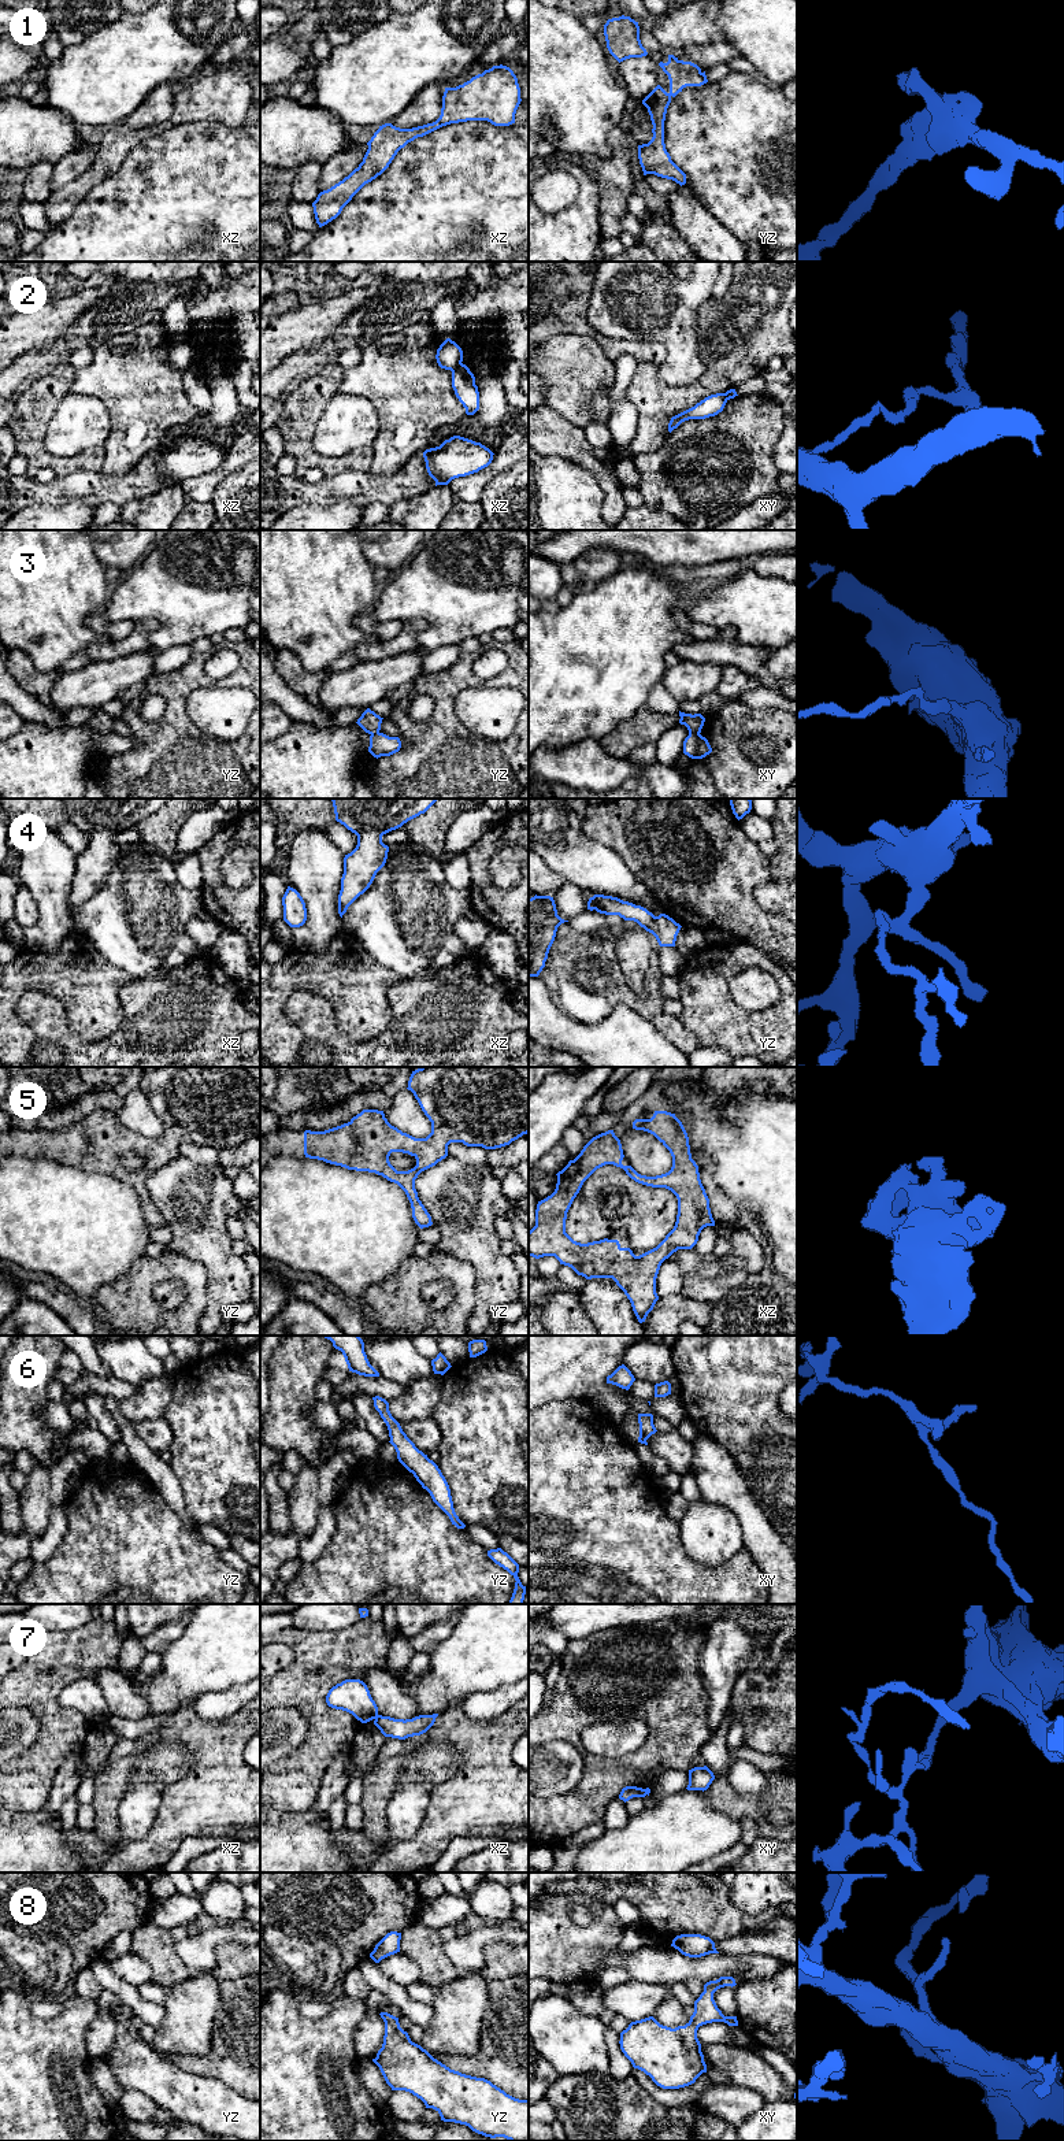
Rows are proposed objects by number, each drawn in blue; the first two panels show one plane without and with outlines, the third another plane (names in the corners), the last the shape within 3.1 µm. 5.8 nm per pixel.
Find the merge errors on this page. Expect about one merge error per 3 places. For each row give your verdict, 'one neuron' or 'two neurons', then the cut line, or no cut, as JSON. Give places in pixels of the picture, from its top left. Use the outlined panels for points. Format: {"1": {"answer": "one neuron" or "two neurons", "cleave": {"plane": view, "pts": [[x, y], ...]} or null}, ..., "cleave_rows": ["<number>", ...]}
{"1": {"answer": "one neuron", "cleave": null}, "2": {"answer": "two neurons", "cleave": {"plane": "xz", "pts": [[462, 363], [452, 371]]}}, "3": {"answer": "two neurons", "cleave": {"plane": "xy", "pts": [[689, 732], [699, 734]]}}, "4": {"answer": "one neuron", "cleave": null}, "5": {"answer": "one neuron", "cleave": null}, "6": {"answer": "one neuron", "cleave": null}, "7": {"answer": "two neurons", "cleave": {"plane": "xz", "pts": [[378, 1715], [374, 1718]]}}, "8": {"answer": "one neuron", "cleave": null}, "cleave_rows": ["2", "3", "7"]}

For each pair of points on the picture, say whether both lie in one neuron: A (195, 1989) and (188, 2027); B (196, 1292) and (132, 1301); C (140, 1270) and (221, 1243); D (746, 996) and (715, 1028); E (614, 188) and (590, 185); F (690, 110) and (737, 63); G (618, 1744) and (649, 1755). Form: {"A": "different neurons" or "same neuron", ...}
{"A": "same neuron", "B": "same neuron", "C": "different neurons", "D": "different neurons", "E": "different neurons", "F": "different neurons", "G": "different neurons"}

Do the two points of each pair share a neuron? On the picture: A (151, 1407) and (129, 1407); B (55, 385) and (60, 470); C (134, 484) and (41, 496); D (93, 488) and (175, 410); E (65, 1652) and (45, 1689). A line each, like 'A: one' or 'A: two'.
A: one
B: one
C: one
D: two
E: one

